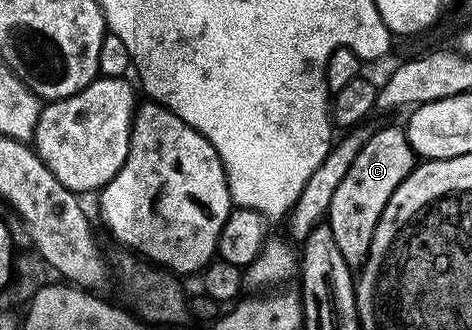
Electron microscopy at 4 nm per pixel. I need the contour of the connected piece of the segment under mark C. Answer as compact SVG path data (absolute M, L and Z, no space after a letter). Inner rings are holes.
M402 127L375 130L372 137L361 147L357 158L349 172L345 174L340 186L334 191L332 204L327 210L326 223L331 225L333 238L345 257L345 262L353 270L367 261L371 253L371 239L375 233L377 222L397 186L405 182L405 178L417 163L414 150L410 148Z

